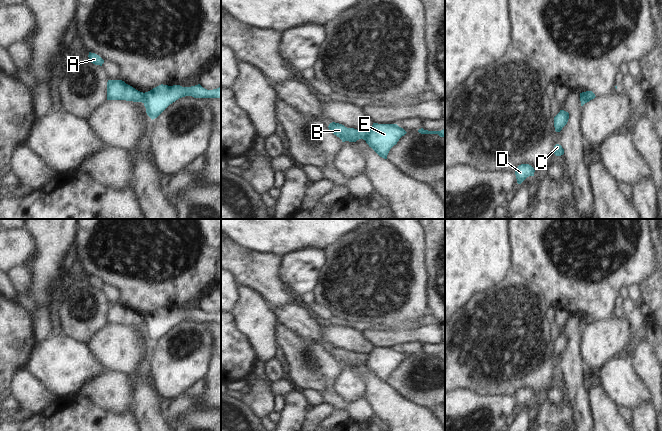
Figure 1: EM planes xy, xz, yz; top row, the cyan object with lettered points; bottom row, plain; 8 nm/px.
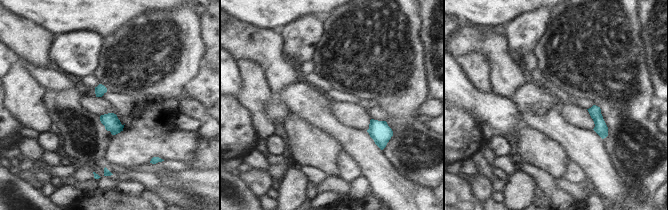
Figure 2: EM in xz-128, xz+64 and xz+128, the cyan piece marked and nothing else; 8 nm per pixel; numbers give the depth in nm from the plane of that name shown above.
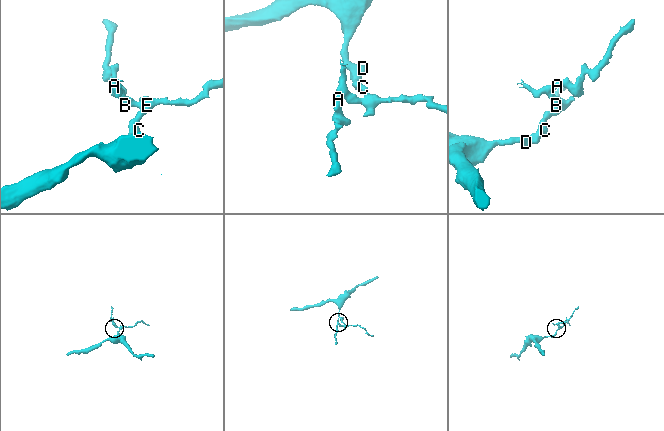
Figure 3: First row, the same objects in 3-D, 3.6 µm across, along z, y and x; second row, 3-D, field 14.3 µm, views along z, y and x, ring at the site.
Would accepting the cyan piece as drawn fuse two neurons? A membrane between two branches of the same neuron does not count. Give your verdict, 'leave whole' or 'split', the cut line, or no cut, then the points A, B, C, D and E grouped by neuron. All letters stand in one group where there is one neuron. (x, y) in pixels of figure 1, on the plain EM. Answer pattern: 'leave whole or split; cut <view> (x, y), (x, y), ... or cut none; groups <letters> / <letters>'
split; cut xy (143, 317), (144, 326); groups A B / C D E

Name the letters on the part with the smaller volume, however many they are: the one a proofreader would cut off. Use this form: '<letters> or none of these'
A, B

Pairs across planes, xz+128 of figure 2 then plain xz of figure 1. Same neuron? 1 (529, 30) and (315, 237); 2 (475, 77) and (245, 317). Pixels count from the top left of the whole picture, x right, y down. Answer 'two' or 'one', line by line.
1: two
2: one

